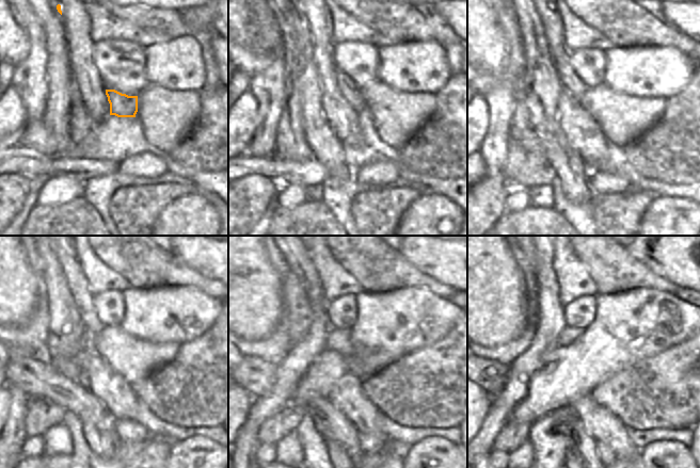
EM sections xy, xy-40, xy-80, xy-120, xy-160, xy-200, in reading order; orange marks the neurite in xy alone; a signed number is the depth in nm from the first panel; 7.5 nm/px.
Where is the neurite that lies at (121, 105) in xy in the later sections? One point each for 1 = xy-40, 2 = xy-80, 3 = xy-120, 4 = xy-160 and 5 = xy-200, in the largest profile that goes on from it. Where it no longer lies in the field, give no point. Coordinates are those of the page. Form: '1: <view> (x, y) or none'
1: xy-40 (351, 94)
2: xy-80 (562, 58)
3: xy-120 (68, 272)
4: xy-160 (306, 275)
5: xy-200 (534, 257)

